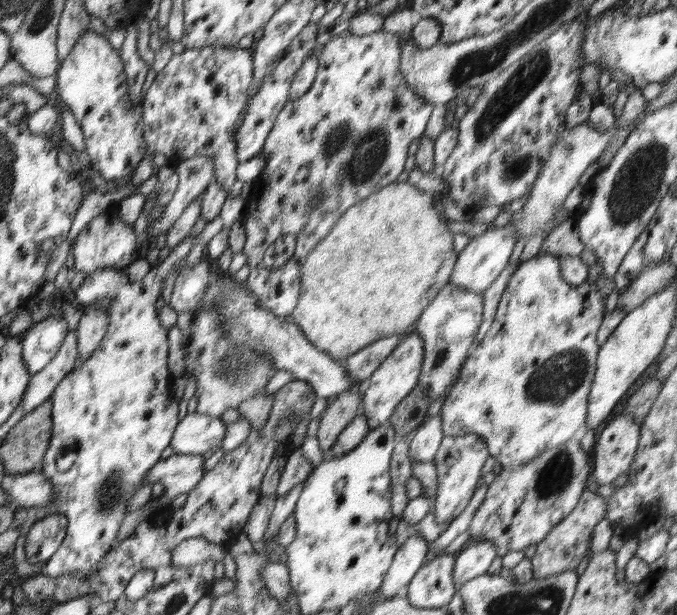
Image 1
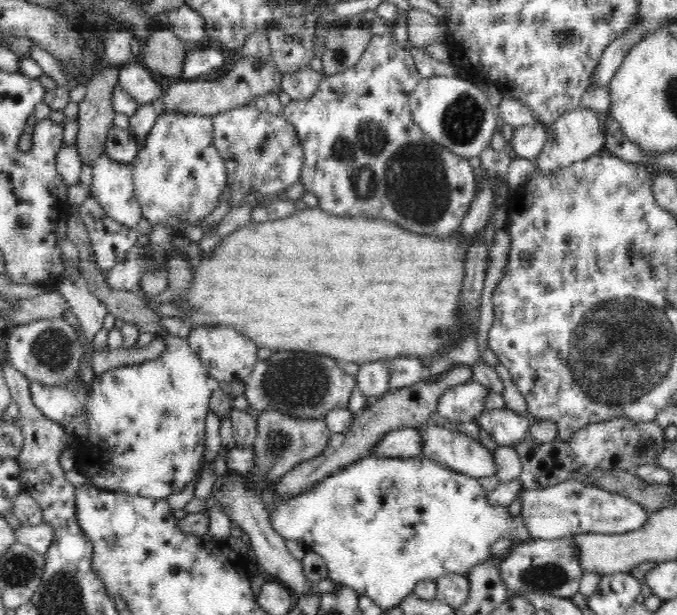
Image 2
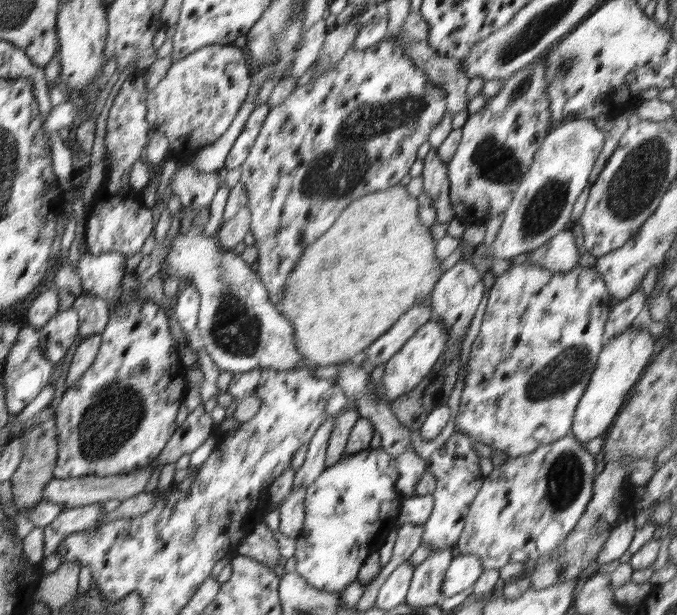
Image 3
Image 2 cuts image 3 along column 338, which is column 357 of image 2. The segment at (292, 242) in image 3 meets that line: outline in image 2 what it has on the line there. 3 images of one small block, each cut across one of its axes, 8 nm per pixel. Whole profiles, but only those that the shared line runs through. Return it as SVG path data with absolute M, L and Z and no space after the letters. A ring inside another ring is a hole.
M391 29L383 35L374 35L358 62L350 68L345 68L342 72L324 77L317 91L311 98L303 100L291 100L283 108L283 115L292 123L296 129L296 134L304 153L304 166L300 174L300 183L304 185L305 191L318 197L319 208L327 214L333 216L362 216L363 218L374 218L380 216L382 219L388 219L392 223L399 224L401 228L414 232L415 234L424 234L433 236L433 238L448 238L452 234L460 233L460 225L466 212L471 208L471 204L476 198L476 192L479 188L479 172L470 166L468 159L448 151L444 146L432 141L422 129L412 120L409 96L413 88L422 78L418 73L418 68L412 59L412 54L408 48L400 45L400 42L394 37Z

